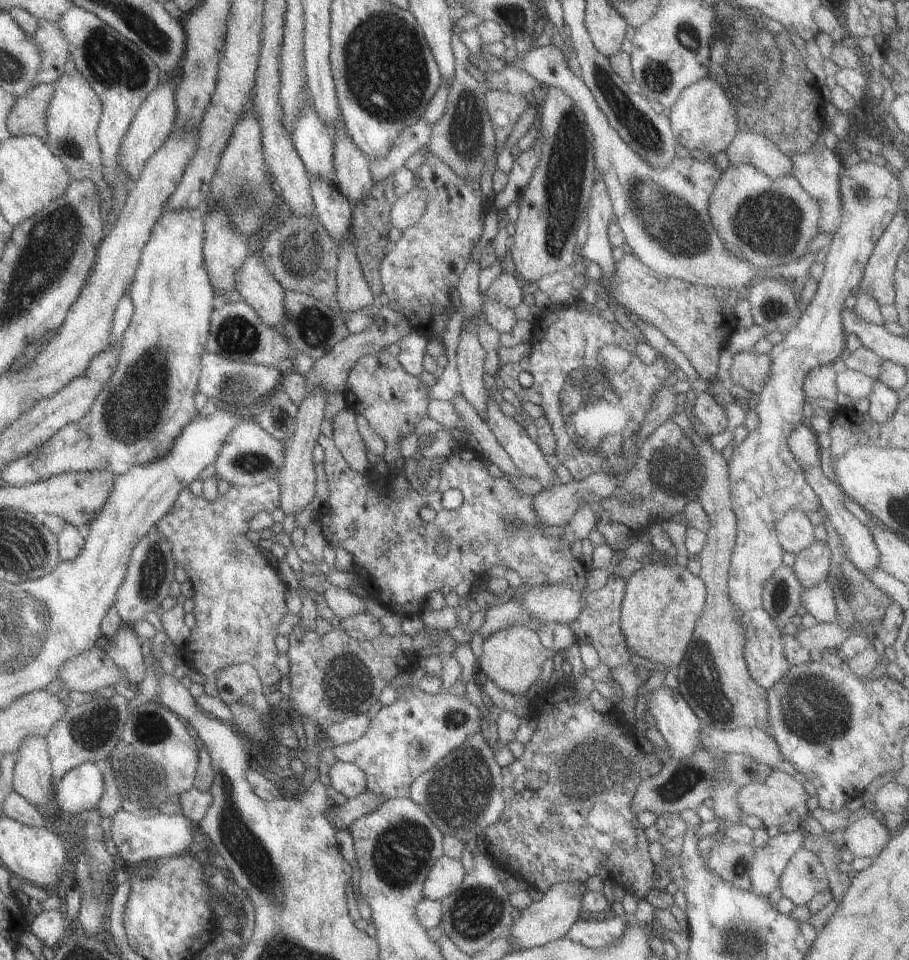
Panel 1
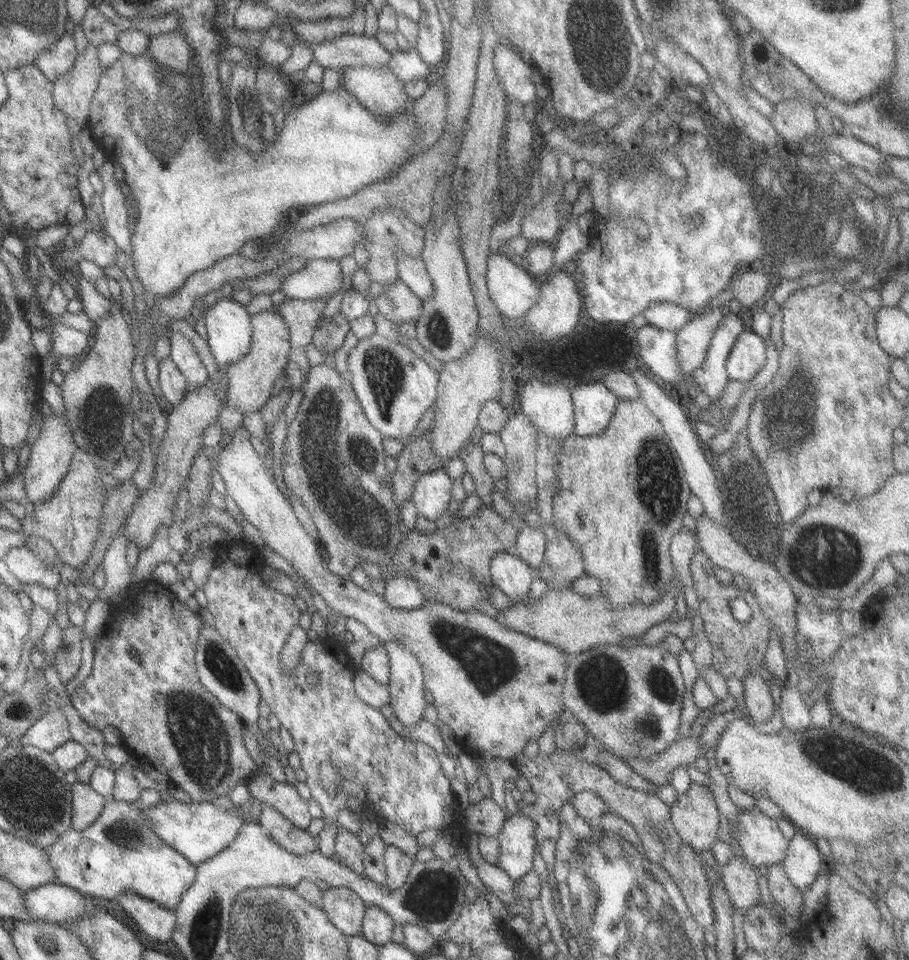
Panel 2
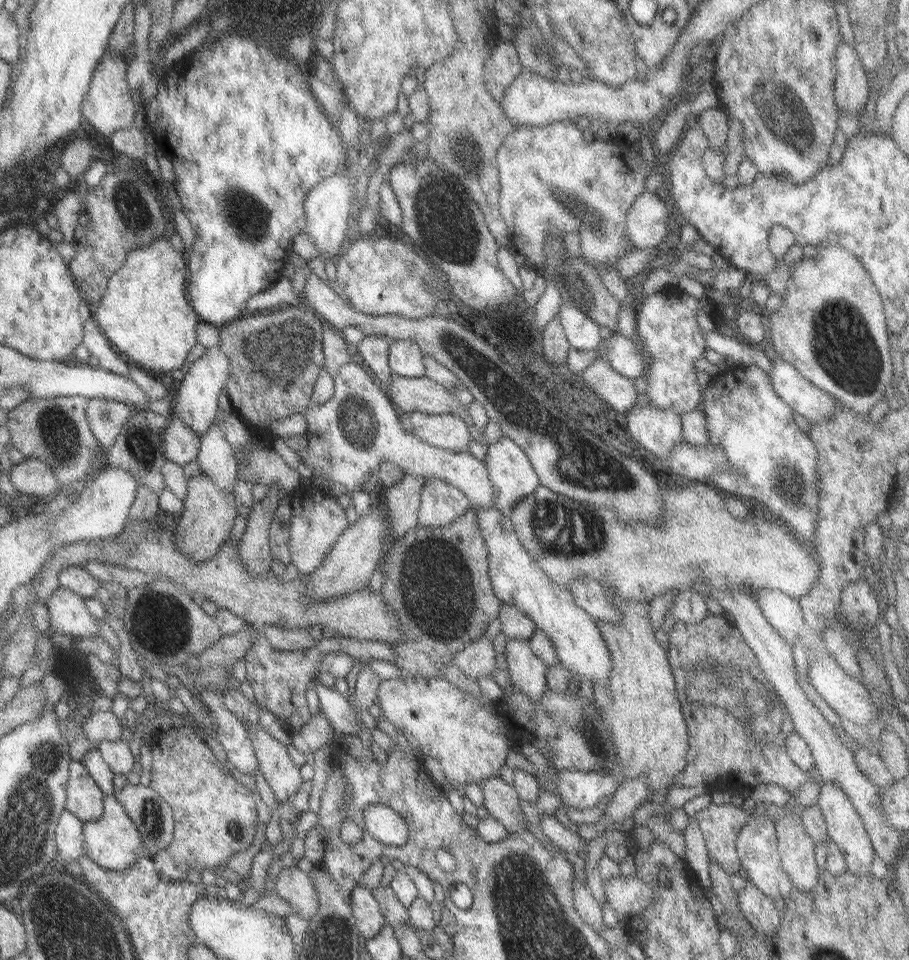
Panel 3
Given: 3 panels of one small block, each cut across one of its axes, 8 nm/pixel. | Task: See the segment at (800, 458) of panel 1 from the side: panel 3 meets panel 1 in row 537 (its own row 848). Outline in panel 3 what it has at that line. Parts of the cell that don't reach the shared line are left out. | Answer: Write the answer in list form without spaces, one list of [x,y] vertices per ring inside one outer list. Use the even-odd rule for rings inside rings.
[[[832,781],[830,783],[822,783],[816,804],[820,808],[823,820],[825,821],[828,840],[834,842],[834,845],[838,846],[838,849],[844,854],[847,872],[854,876],[864,876],[870,873],[875,852],[862,820],[856,813],[854,804],[851,804],[850,798],[842,791],[842,787]]]

